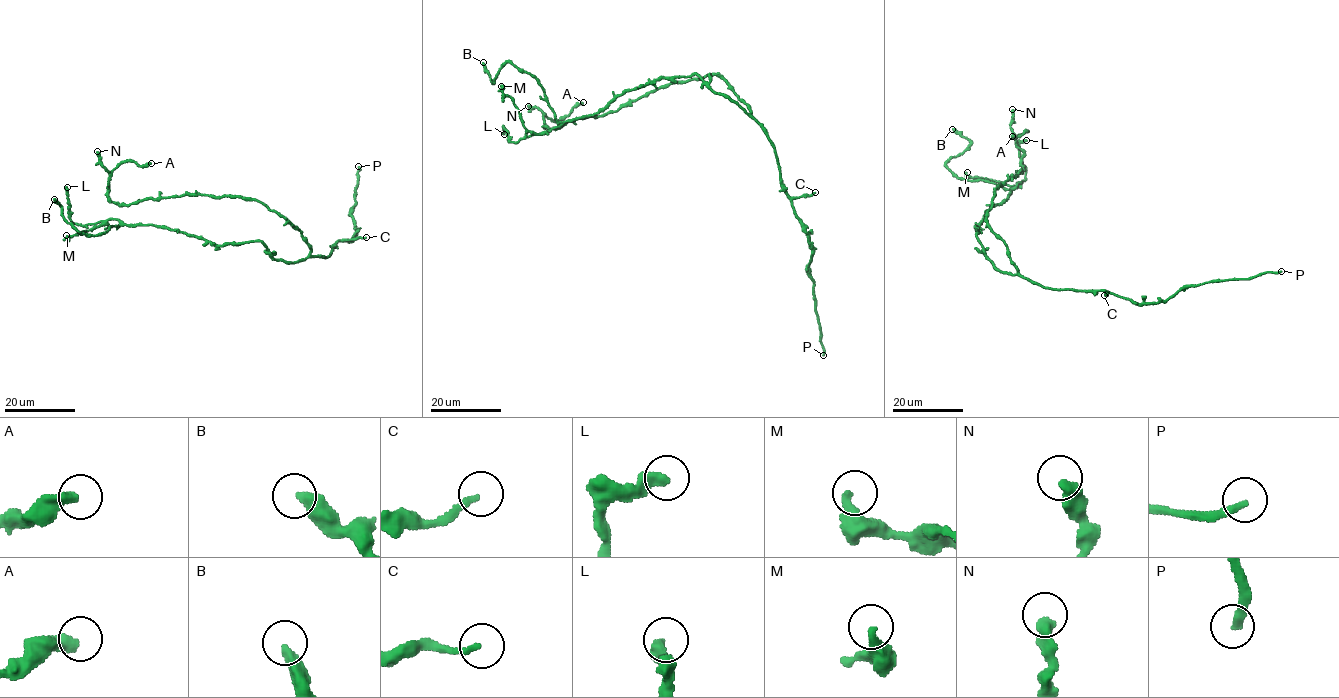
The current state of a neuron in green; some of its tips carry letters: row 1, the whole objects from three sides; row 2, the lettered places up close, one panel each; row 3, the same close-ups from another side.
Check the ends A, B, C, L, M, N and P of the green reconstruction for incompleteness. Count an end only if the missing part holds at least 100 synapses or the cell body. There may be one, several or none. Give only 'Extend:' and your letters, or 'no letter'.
Extend: P

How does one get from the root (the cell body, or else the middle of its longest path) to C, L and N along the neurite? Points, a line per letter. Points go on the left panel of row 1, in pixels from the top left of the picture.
C: (298, 261), (314, 255), (326, 257), (336, 242), (366, 237)
L: (298, 261), (276, 260), (260, 241), (212, 245), (183, 232), (118, 219), (78, 225), (69, 218), (67, 187)
N: (298, 261), (311, 250), (302, 232), (253, 199), (186, 193), (113, 203), (109, 172), (97, 151)

